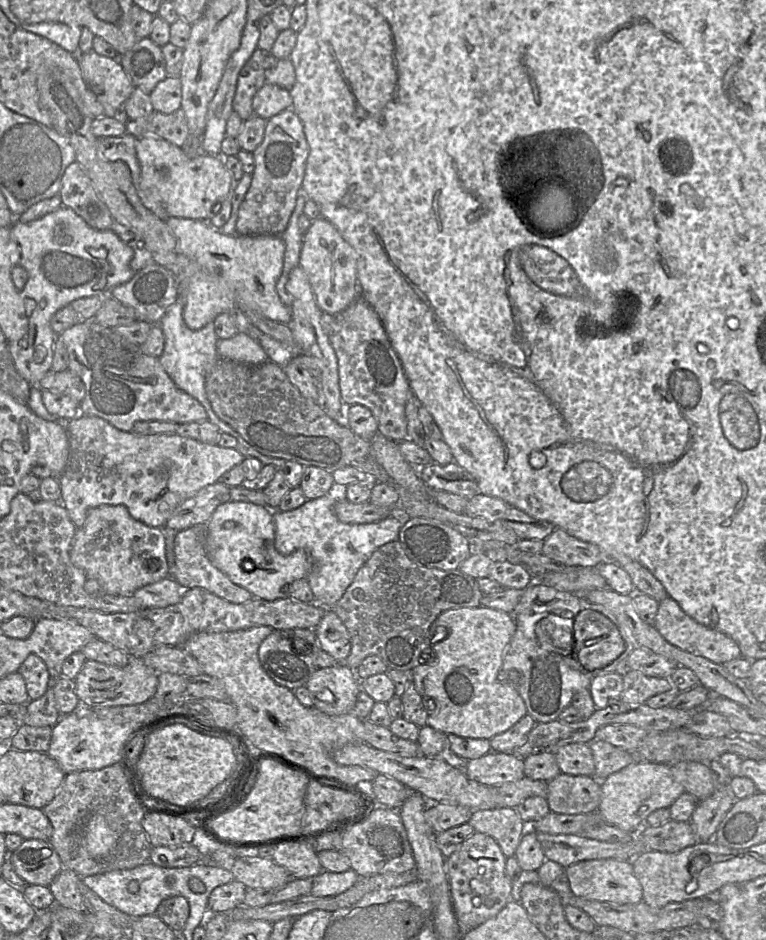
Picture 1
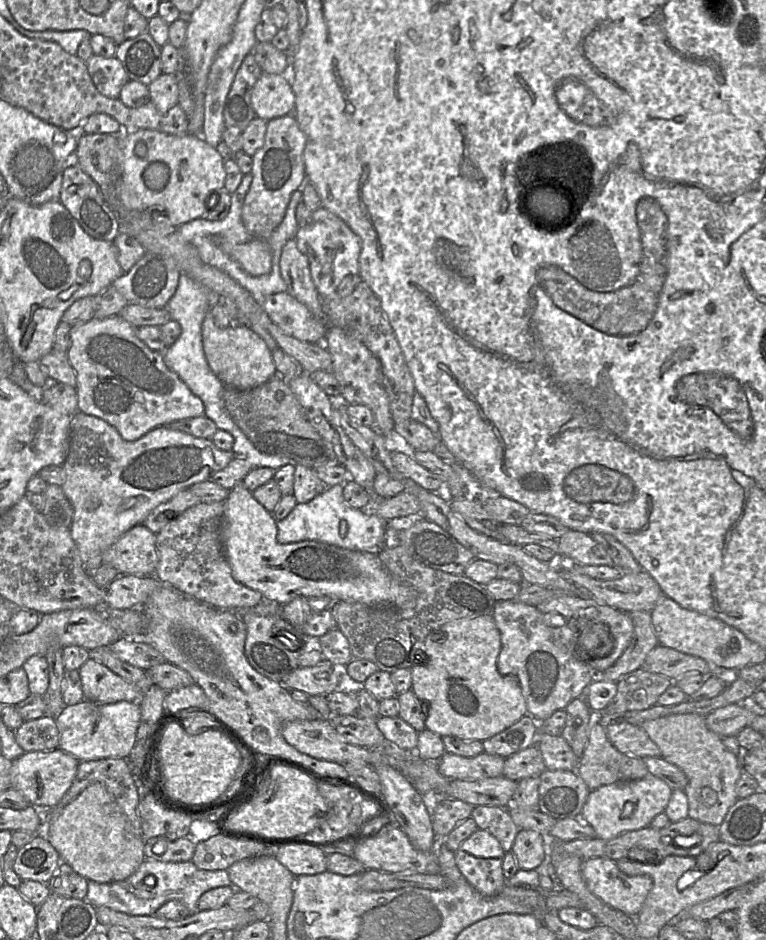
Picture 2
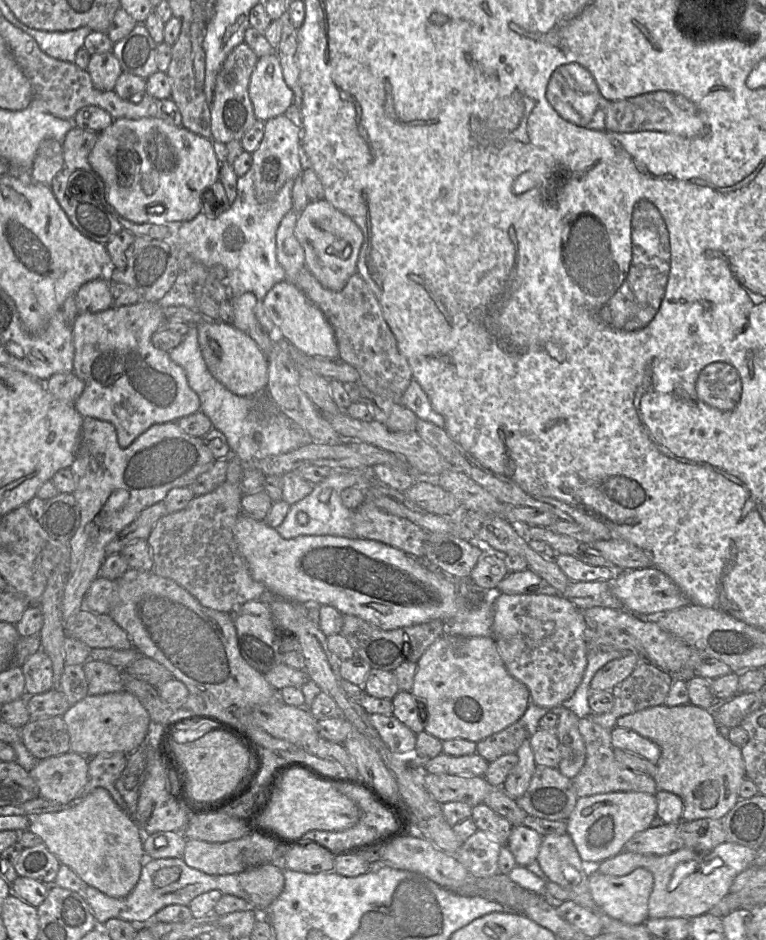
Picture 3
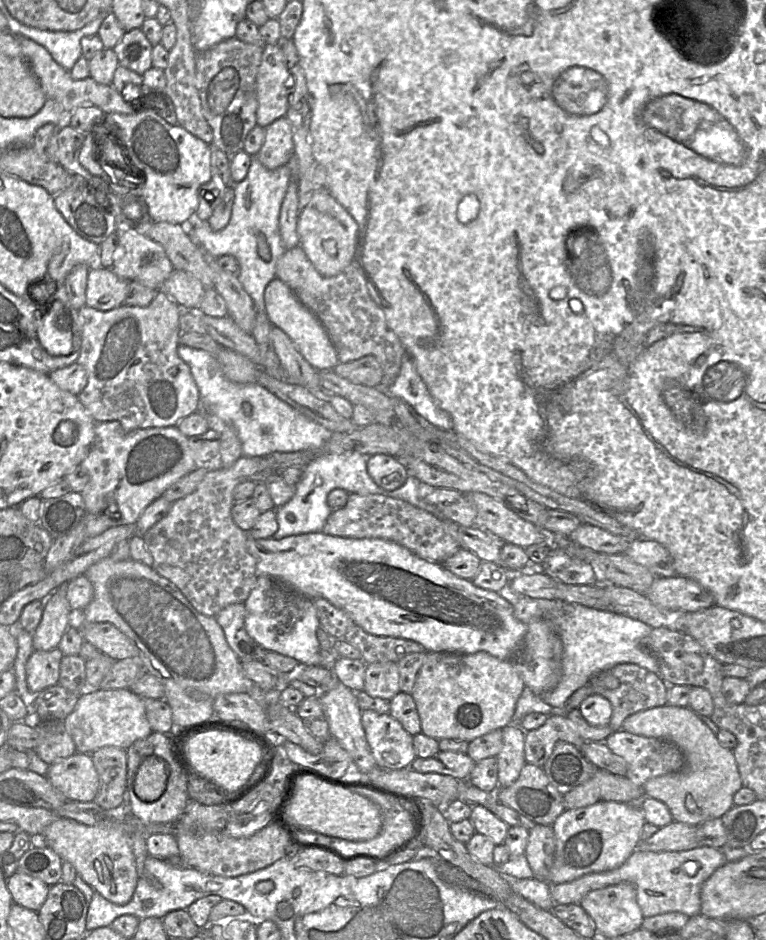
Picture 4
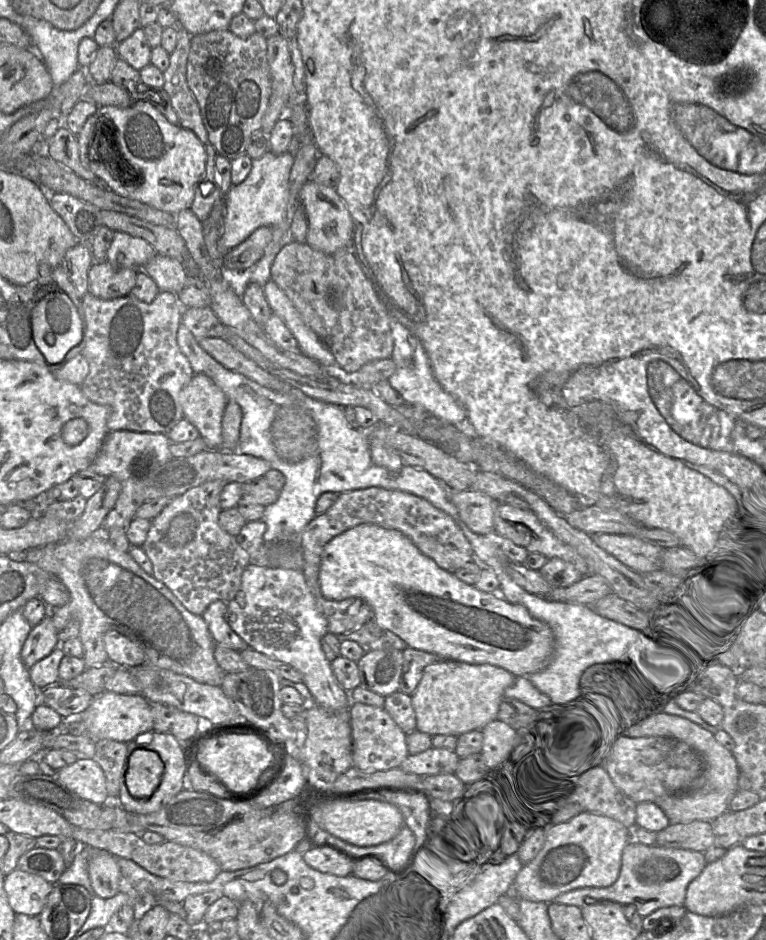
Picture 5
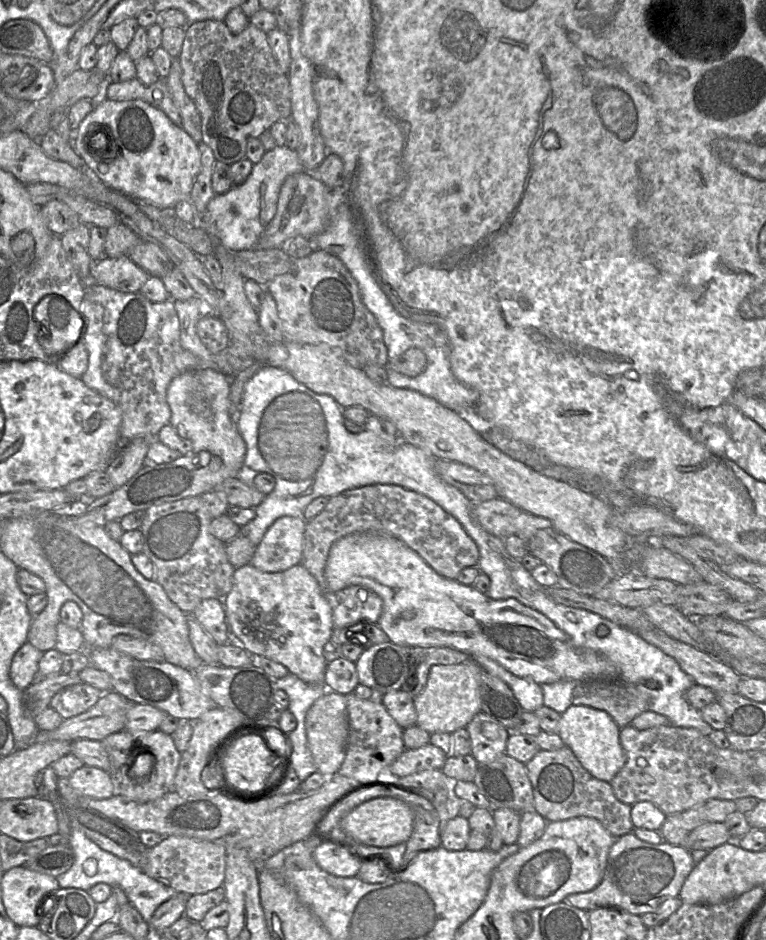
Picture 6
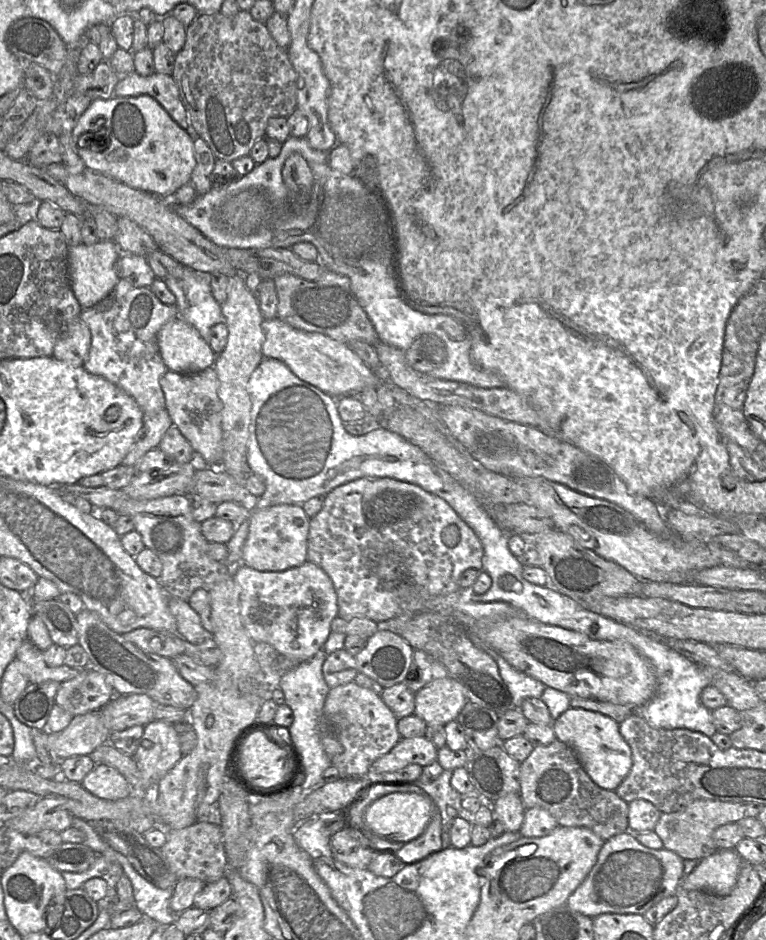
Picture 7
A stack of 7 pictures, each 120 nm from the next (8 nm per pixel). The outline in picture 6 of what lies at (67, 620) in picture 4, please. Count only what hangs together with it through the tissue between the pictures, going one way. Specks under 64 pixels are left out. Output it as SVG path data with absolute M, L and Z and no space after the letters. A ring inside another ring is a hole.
M26 642L14 654L9 675L17 688L24 690L37 679L38 665L43 653Z

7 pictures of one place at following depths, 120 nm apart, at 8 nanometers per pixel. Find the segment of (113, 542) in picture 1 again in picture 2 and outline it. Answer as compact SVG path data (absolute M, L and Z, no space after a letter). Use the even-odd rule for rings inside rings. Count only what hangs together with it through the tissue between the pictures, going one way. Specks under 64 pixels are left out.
M136 525L122 535L102 555L102 564L110 564L120 575L154 576L159 556L156 534L144 525Z

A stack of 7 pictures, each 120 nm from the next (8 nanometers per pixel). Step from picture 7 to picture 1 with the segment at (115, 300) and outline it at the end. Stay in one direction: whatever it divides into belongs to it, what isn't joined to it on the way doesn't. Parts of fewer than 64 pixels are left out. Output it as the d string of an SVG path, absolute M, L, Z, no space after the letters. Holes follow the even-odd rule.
M80 321L61 332L69 355L68 369L82 380L85 397L80 414L100 417L119 430L131 432L139 421L192 423L208 419L205 408L169 377L158 357L142 353L140 346L94 321Z

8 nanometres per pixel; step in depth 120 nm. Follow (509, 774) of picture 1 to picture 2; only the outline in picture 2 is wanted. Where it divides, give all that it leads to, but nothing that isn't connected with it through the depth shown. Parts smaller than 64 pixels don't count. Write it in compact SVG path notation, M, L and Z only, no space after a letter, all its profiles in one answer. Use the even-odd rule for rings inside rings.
M485 752L474 757L446 753L436 762L439 773L449 780L478 780L503 775L505 758Z

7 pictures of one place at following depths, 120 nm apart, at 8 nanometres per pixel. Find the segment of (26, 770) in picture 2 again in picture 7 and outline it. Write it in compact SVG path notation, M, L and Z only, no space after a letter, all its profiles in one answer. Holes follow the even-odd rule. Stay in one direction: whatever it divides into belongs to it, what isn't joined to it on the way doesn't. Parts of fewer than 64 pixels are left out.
M97 763L80 784L91 794L107 800L119 800L131 794L131 787L123 775L103 763Z

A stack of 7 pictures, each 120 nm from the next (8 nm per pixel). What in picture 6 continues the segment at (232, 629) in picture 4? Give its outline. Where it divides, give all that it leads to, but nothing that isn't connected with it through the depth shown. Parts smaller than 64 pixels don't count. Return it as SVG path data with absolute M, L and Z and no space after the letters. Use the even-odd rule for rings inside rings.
M205 599L200 602L192 614L188 615L192 615L218 645L230 643L231 631L226 621L222 599Z

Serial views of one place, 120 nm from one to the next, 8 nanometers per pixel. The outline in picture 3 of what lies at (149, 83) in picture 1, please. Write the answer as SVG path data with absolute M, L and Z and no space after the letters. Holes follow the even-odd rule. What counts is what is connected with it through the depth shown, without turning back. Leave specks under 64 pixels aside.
M137 24L131 33L114 43L111 51L123 72L147 79L158 71L157 45L144 24Z

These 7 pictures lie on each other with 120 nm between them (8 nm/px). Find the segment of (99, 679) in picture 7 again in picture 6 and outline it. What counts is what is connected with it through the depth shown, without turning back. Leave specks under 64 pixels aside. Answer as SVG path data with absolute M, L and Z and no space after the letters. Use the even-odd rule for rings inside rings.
M82 682L58 691L52 697L49 707L56 710L62 718L69 719L89 710L102 694L99 689Z

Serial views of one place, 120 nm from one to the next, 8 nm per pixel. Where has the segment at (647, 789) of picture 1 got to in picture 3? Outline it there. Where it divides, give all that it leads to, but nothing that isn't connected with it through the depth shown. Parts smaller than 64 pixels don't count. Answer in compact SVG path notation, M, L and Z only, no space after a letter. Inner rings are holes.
M610 792L578 798L567 819L567 834L588 866L597 866L623 851L625 843L636 833L649 828L657 813L655 794L644 792Z

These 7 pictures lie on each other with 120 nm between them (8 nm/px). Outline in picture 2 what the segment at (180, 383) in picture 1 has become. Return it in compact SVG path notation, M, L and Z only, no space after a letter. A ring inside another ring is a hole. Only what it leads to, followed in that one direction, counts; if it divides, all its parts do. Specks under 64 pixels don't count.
M181 273L178 286L167 304L171 320L177 321L182 329L178 339L163 352L165 364L175 372L182 381L188 386L193 394L199 397L204 404L204 415L211 419L219 430L230 433L234 438L232 452L235 457L247 460L253 468L268 467L277 470L289 464L286 458L267 455L258 451L241 429L234 423L229 416L223 403L224 384L213 373L205 358L202 343L202 323L208 309L208 289L196 280Z

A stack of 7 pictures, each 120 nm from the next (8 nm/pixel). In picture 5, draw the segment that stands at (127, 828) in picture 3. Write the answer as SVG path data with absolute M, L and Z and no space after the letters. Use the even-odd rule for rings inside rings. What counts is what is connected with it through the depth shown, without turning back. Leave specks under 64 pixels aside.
M88 848L88 874L94 893L111 898L122 889L122 875L117 858L97 848Z

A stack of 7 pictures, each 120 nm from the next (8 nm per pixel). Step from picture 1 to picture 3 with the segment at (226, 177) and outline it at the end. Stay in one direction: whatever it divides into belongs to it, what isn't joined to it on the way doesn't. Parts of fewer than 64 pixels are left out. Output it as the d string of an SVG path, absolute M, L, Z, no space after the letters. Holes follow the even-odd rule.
M148 117L141 119L115 119L110 127L98 133L97 141L88 156L88 162L92 169L102 178L105 185L106 201L112 205L116 211L125 219L135 224L166 224L168 226L178 226L183 222L194 219L202 211L200 195L203 190L211 187L219 180L220 163L213 149L213 140L199 136L184 127L171 125L160 118Z

